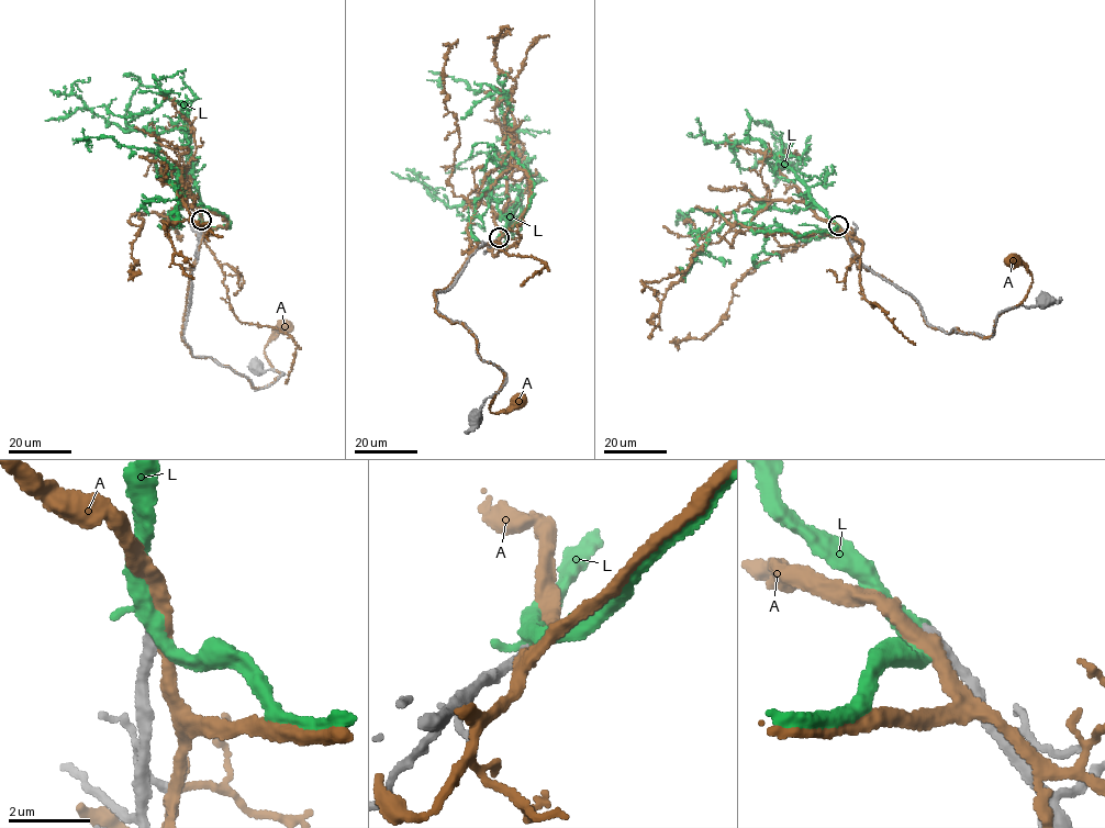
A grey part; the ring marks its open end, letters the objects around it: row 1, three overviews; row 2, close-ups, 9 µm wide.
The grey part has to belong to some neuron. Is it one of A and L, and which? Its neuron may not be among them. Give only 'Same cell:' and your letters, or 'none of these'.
Same cell: L

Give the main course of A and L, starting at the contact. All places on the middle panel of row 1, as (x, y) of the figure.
A: (500, 238), (436, 289), (435, 310), (466, 327), (478, 355), (502, 371), (490, 411), (518, 396)
L: (499, 237), (524, 214), (532, 178), (508, 154), (511, 126), (495, 100), (450, 77), (439, 85)

